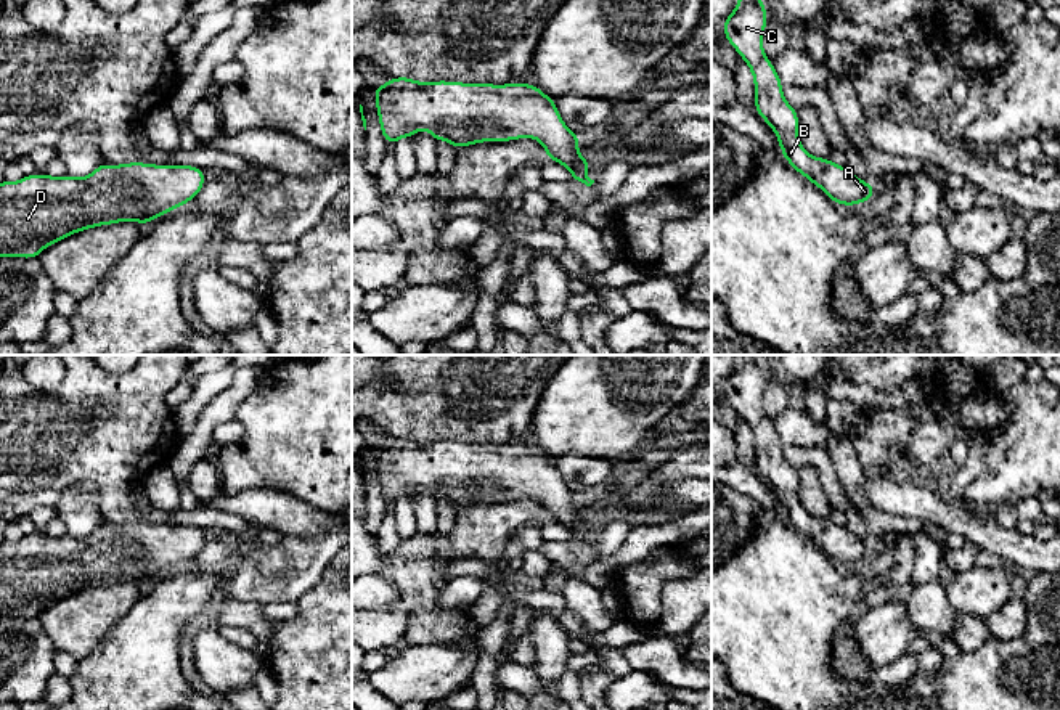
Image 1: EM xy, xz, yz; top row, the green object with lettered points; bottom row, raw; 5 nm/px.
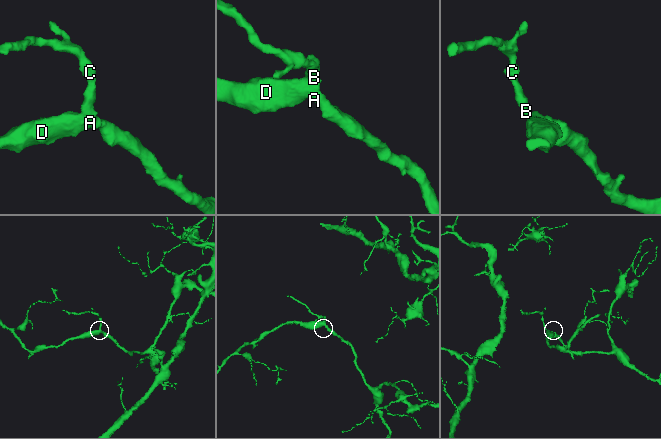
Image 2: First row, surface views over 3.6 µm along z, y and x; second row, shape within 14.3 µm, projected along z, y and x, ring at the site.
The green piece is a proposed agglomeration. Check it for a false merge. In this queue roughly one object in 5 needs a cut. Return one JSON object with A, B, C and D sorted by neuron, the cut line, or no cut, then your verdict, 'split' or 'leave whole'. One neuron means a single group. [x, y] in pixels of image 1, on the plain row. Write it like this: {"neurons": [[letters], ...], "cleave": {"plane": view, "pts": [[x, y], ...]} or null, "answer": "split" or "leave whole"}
{"neurons": [["A", "B", "C", "D"]], "cleave": null, "answer": "leave whole"}

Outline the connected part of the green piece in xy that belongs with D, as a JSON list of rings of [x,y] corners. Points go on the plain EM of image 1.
[[[101,522],[90,535],[74,538],[26,535],[19,541],[0,541],[0,617],[35,618],[40,612],[82,590],[137,581],[148,585],[154,578],[196,559],[204,546],[204,530],[196,525],[154,525]]]

